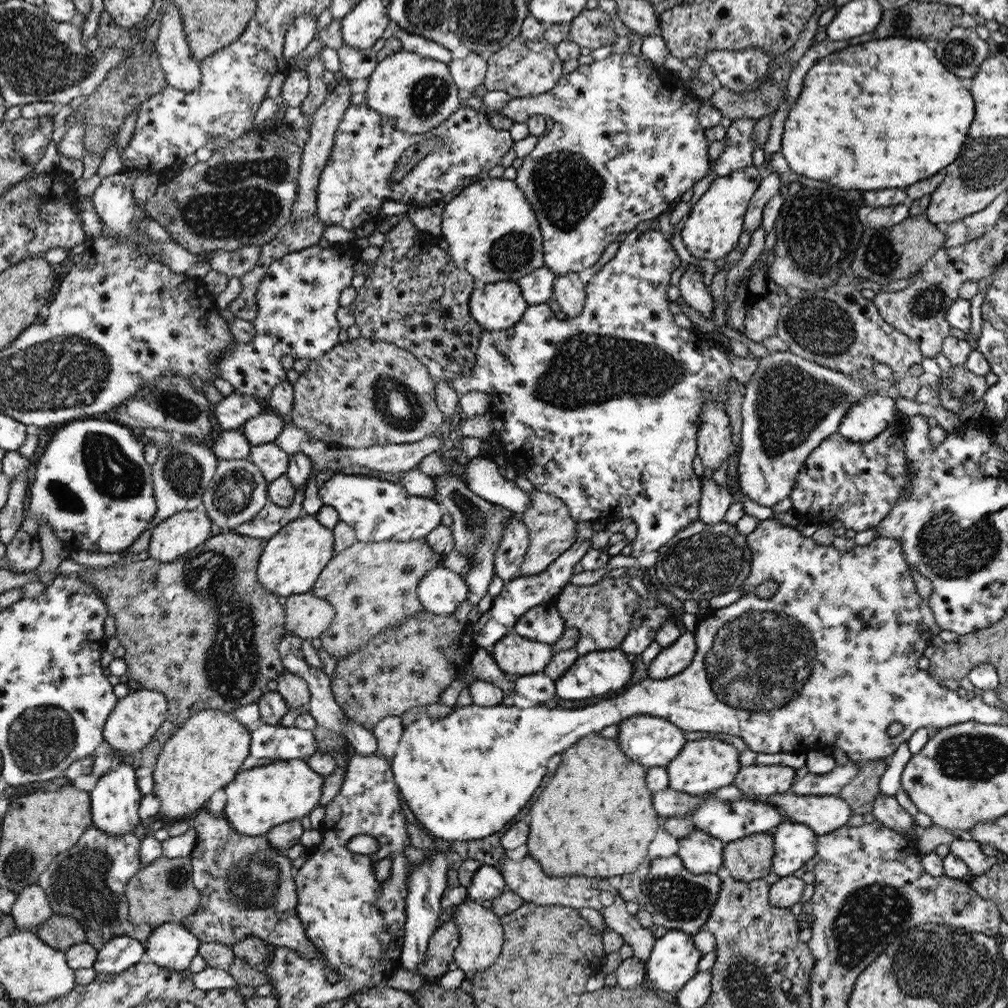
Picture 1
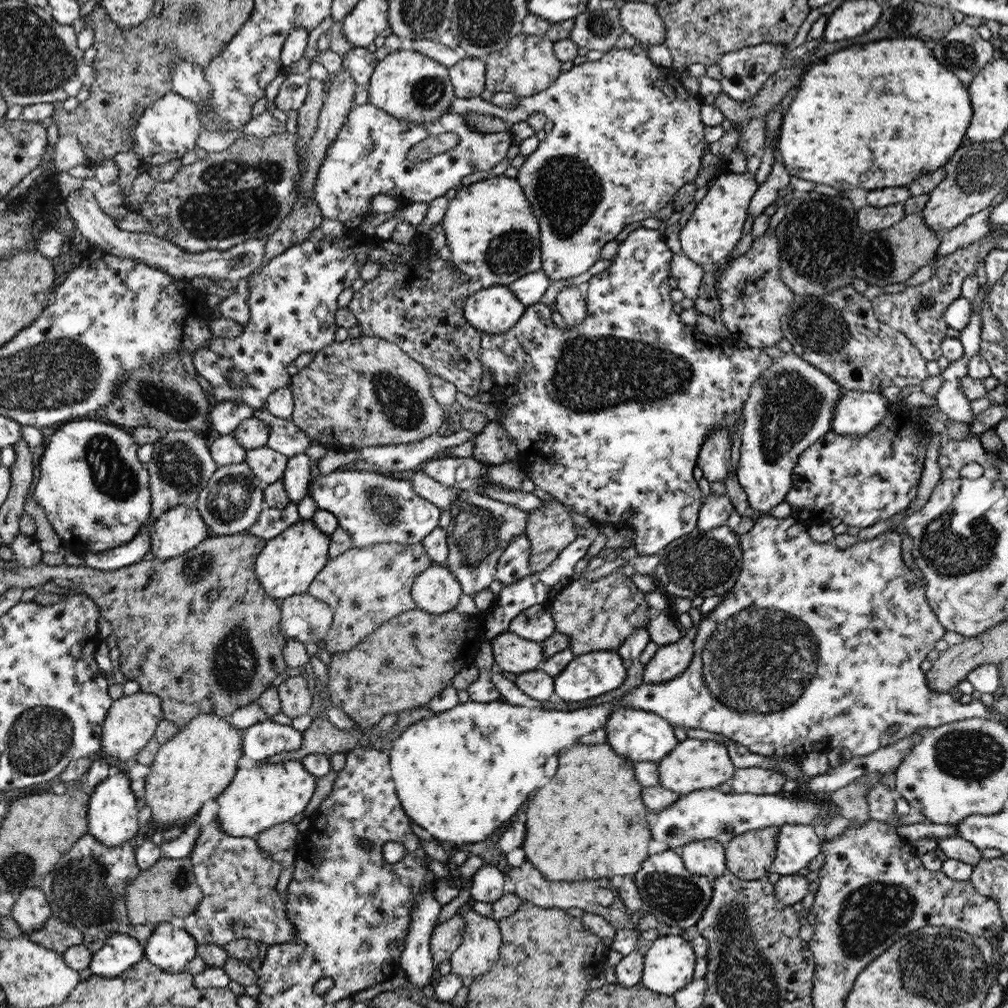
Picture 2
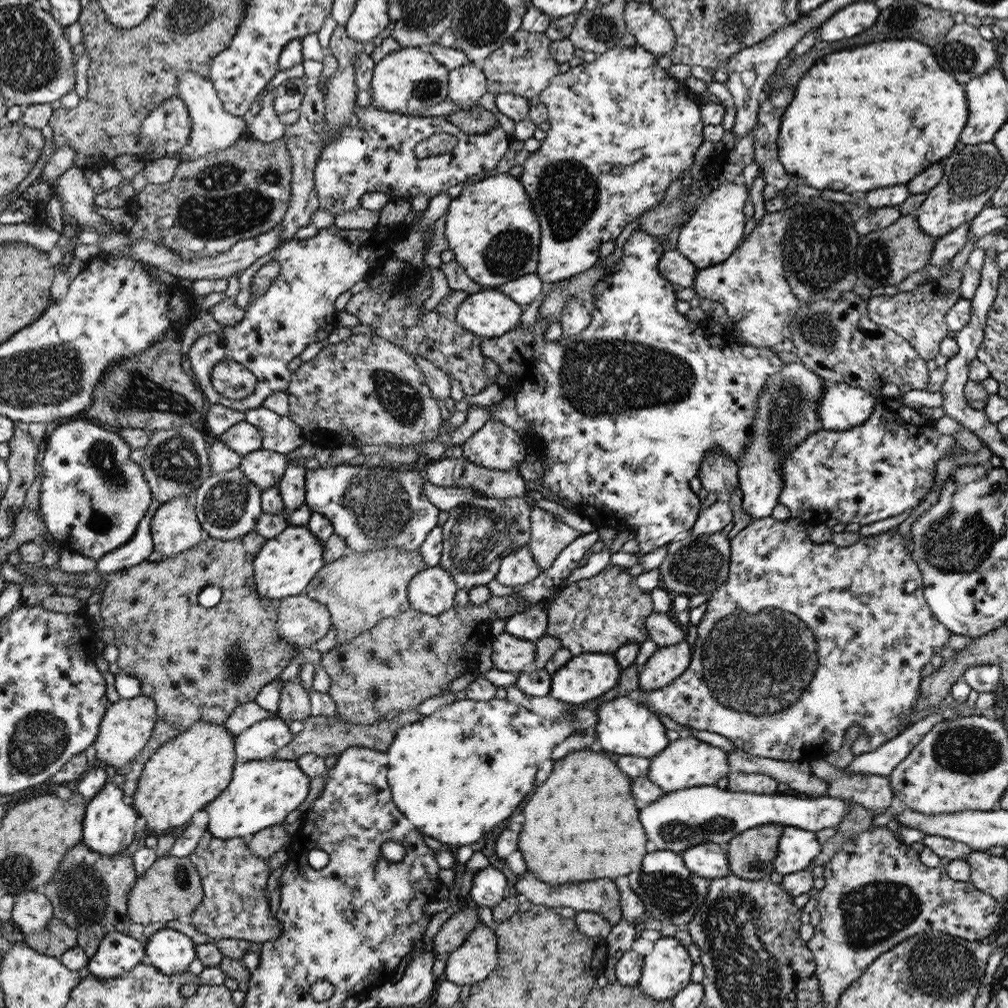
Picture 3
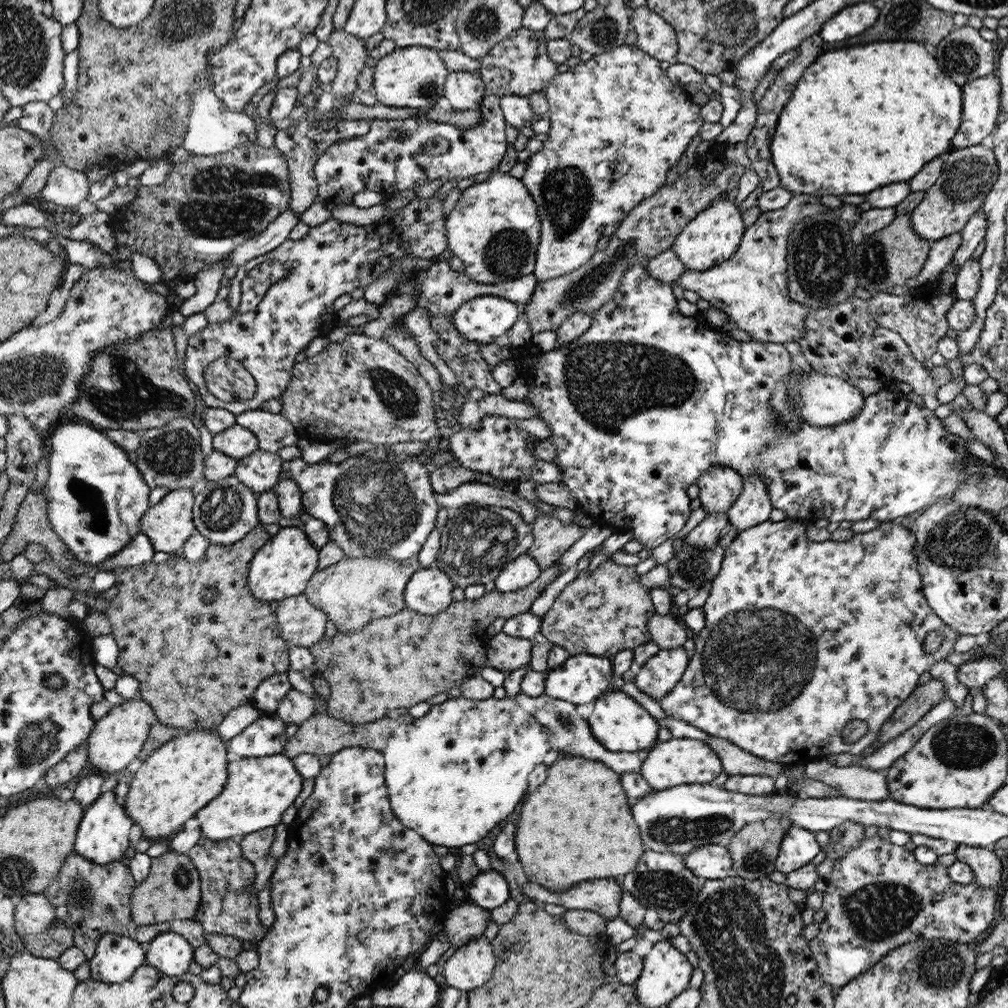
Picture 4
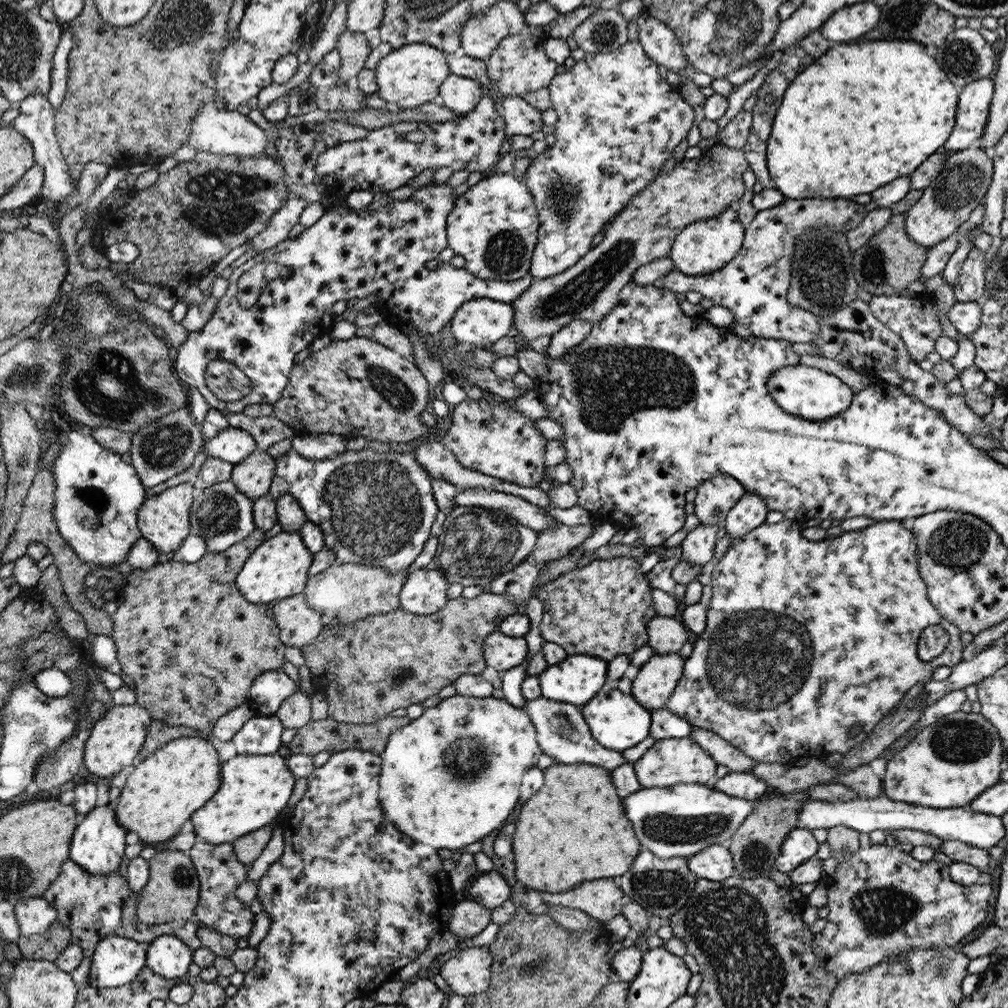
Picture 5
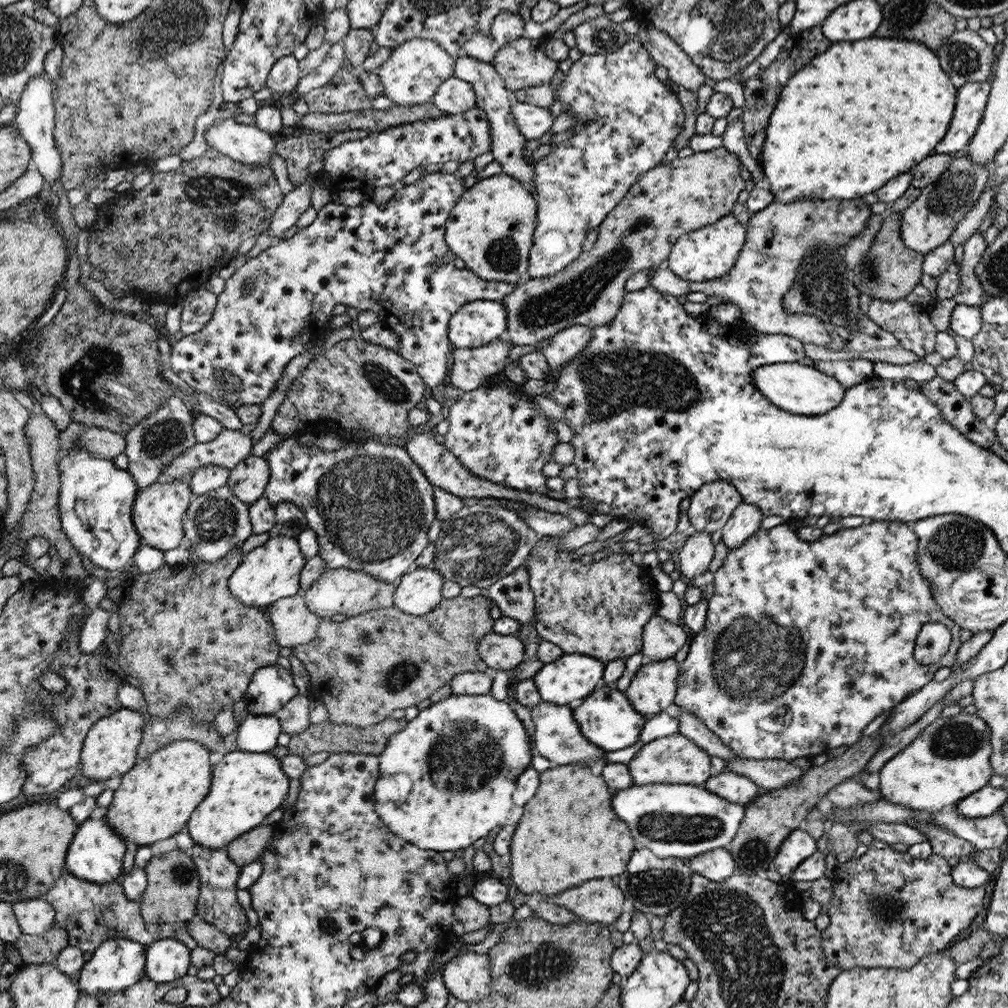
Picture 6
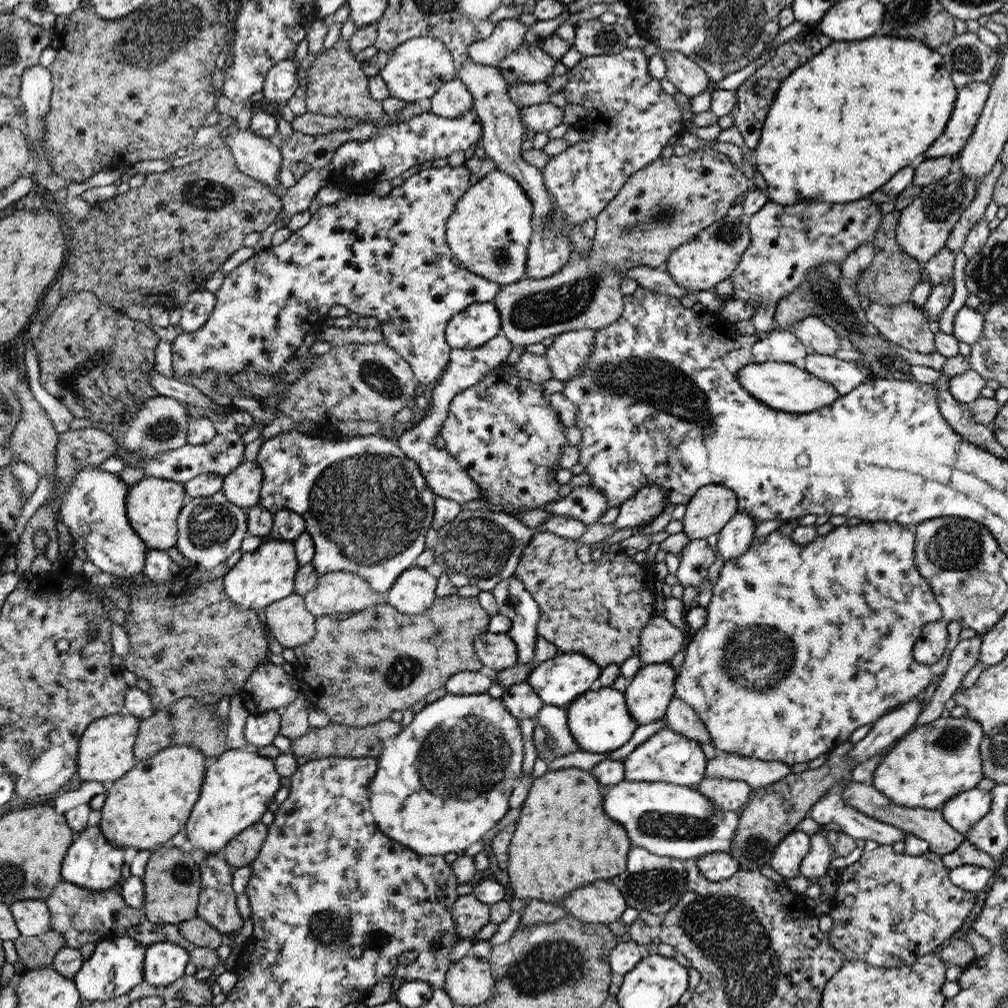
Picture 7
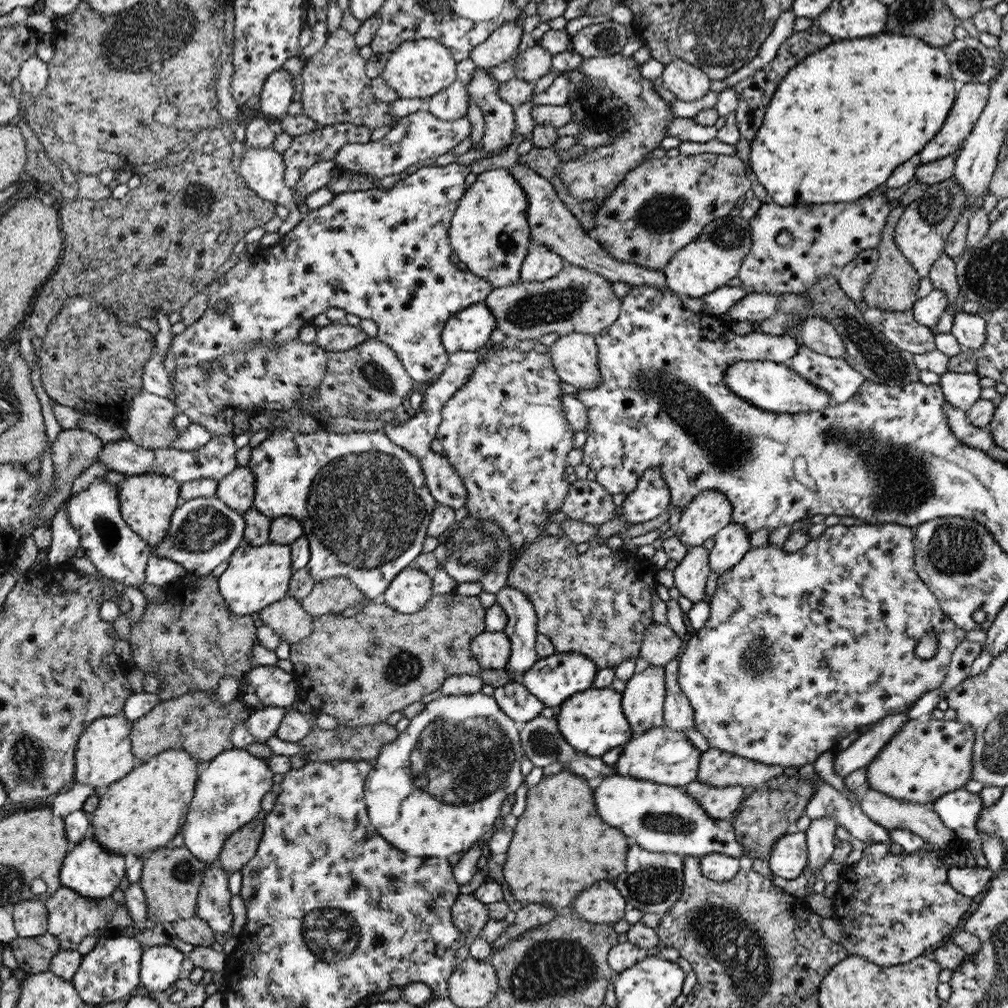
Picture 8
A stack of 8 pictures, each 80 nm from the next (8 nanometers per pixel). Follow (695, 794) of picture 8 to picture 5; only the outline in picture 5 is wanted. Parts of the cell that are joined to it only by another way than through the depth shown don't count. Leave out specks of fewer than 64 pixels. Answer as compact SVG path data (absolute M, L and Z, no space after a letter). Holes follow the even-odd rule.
M729 772L714 784L714 789L730 797L756 801L766 796L770 787L752 773Z

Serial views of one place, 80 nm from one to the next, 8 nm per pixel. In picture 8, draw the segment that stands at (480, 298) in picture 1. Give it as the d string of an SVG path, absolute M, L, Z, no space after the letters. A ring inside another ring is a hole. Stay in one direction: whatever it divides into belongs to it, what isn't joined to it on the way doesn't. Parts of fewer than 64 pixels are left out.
M485 303L470 305L445 324L443 343L449 354L476 352L490 342L497 318Z

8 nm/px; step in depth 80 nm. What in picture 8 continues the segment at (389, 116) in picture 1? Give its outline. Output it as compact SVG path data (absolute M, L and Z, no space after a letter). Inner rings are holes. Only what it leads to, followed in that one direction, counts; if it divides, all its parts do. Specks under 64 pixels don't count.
M432 38L403 42L389 54L381 77L395 90L398 98L433 97L457 81L456 62L448 49Z

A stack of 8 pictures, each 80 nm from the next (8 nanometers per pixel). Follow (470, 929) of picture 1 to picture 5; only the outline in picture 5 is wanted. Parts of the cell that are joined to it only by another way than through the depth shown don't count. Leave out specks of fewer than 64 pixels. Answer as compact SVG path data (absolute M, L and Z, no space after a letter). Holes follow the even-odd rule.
M483 946L458 951L439 970L446 984L458 996L485 992L492 981L493 955Z

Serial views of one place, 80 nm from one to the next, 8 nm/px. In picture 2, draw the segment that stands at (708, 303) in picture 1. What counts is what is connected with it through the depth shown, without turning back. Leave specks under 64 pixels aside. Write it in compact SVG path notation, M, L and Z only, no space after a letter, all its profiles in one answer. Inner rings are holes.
M674 254L670 262L670 276L678 281L678 289L685 293L688 299L696 301L702 284L704 270L702 266L687 258L684 254Z

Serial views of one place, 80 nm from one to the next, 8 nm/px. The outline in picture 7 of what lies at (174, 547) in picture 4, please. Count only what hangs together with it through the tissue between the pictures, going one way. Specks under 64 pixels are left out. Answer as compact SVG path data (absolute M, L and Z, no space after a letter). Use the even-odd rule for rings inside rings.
M144 477L129 486L128 517L133 529L152 550L163 551L178 542L177 518L187 501L185 485L170 479Z

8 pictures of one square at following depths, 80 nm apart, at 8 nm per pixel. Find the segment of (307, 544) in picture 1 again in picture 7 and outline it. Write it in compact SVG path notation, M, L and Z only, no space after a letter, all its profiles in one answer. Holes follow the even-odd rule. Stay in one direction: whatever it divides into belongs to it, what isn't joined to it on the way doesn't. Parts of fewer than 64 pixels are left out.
M266 539L254 551L242 553L238 562L226 573L225 593L240 608L261 611L294 593L298 569L300 566L293 543Z

